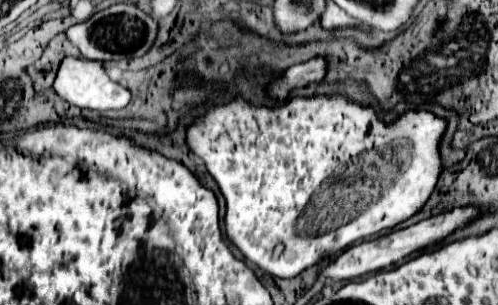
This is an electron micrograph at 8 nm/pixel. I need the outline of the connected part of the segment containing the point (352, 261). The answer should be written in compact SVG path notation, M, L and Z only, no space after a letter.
M456 208L452 212L444 212L440 216L434 216L434 218L428 218L428 220L422 220L414 226L408 226L408 228L402 228L402 230L394 230L390 234L384 234L376 240L370 240L370 242L362 242L362 244L356 244L356 246L350 246L346 248L338 258L330 260L320 272L318 272L318 278L332 278L332 280L354 280L354 278L360 278L364 274L370 274L370 272L376 272L376 270L382 270L382 268L388 268L396 262L400 262L402 258L410 256L412 252L424 248L424 246L430 246L430 244L436 244L440 242L442 238L446 238L448 234L452 234L456 228L462 228L466 226L468 222L472 222L474 218L478 218L482 212L478 208Z

